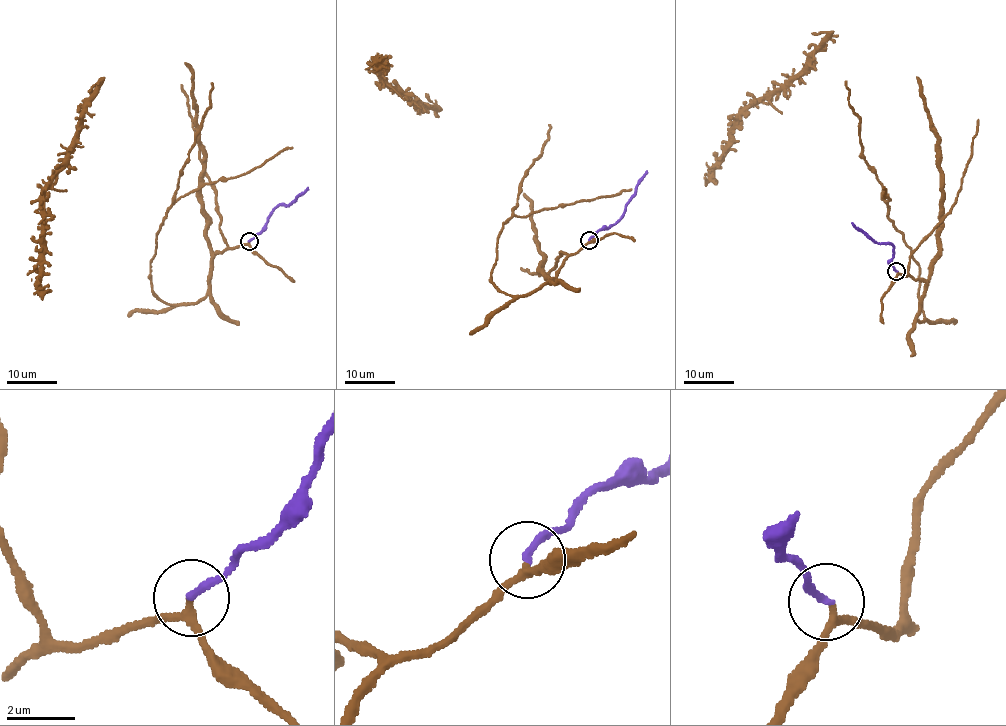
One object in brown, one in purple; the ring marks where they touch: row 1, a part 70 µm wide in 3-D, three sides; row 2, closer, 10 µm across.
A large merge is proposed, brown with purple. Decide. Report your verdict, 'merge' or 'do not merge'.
merge

